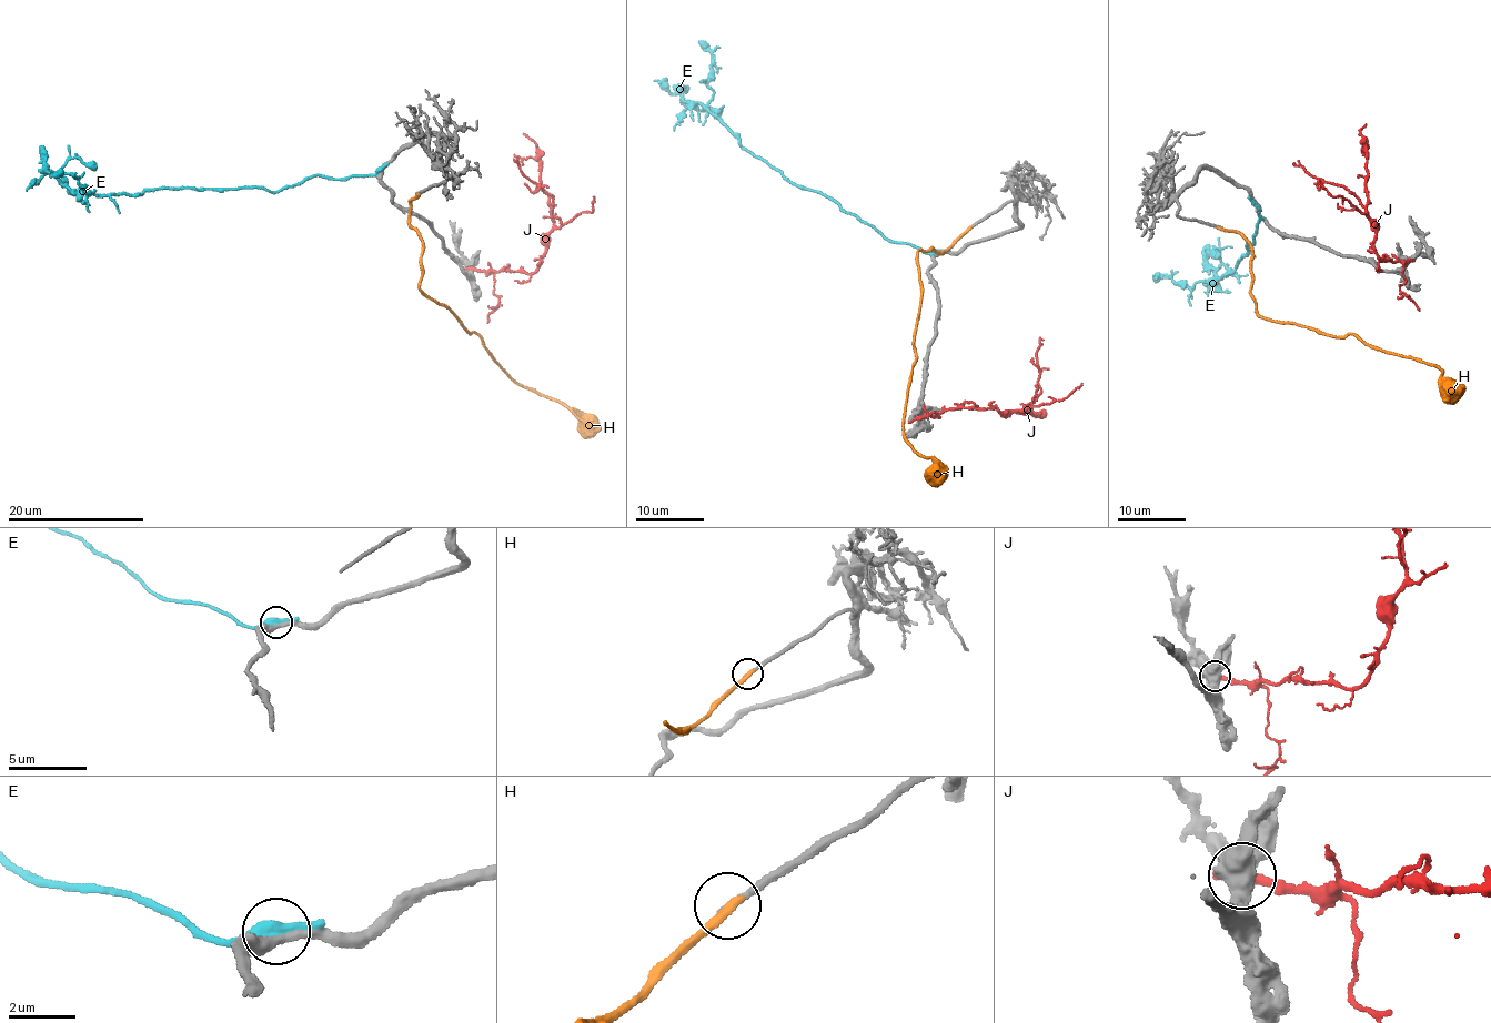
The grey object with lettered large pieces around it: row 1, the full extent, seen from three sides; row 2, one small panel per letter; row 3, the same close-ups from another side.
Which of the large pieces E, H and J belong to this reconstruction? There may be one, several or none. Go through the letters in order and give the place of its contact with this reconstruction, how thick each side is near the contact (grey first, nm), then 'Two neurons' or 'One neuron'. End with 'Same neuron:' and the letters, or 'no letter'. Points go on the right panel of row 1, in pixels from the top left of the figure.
E: Touches grey at (1253, 202). Thickness 400 nm (grey) against 360 nm. Two neurons
H: Touches grey at (1219, 229). Thickness 260 nm (grey) against 340 nm. Two neurons
J: Touches grey at (1409, 261). Thickness 480 nm (grey) against 380 nm. Two neurons
Same neuron: no letter

